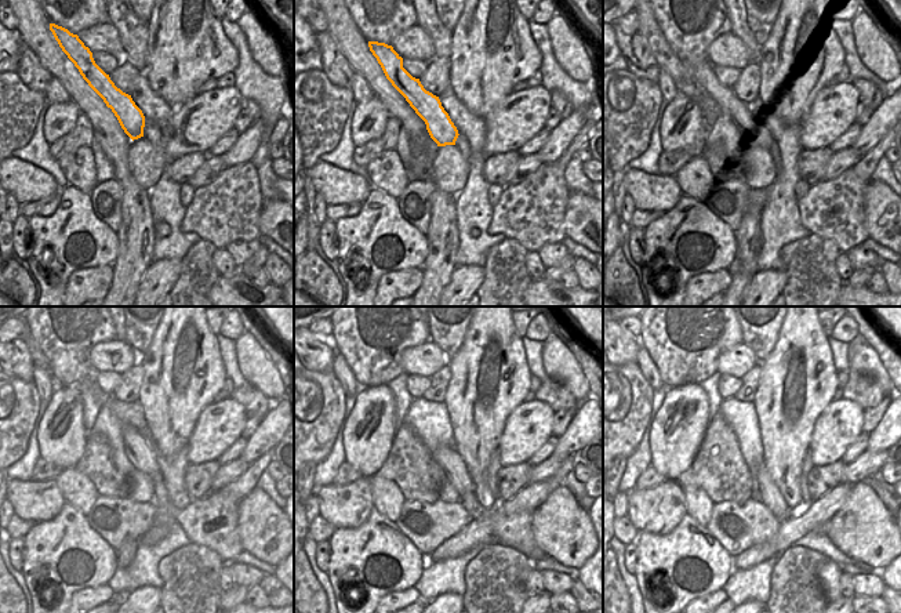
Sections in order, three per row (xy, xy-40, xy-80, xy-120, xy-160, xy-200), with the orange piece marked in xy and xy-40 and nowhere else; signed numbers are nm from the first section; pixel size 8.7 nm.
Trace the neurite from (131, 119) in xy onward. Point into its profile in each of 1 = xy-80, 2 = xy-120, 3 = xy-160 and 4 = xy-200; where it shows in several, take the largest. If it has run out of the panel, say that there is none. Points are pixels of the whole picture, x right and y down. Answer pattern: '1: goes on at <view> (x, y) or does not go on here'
1: goes on at xy-80 (751, 131)
2: goes on at xy-120 (138, 449)
3: goes on at xy-160 (446, 457)
4: goes on at xy-200 (767, 490)

